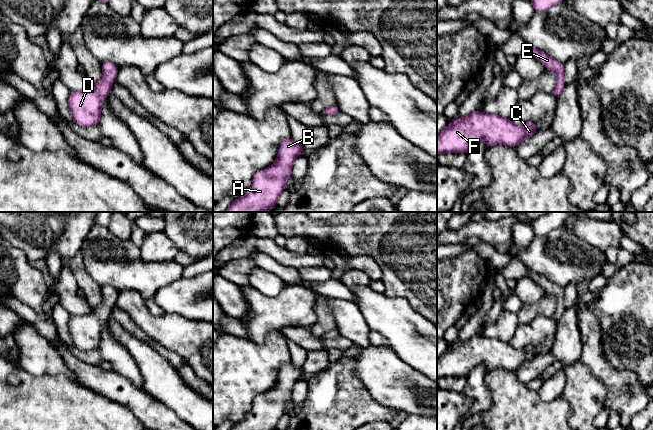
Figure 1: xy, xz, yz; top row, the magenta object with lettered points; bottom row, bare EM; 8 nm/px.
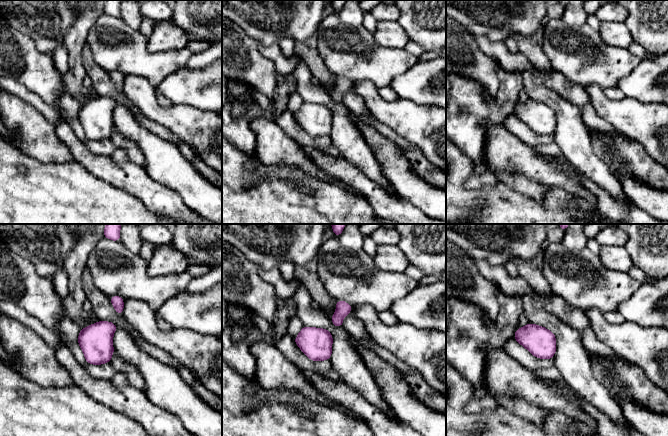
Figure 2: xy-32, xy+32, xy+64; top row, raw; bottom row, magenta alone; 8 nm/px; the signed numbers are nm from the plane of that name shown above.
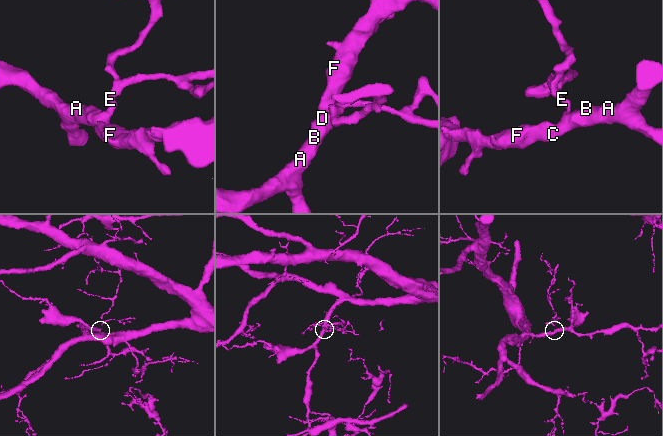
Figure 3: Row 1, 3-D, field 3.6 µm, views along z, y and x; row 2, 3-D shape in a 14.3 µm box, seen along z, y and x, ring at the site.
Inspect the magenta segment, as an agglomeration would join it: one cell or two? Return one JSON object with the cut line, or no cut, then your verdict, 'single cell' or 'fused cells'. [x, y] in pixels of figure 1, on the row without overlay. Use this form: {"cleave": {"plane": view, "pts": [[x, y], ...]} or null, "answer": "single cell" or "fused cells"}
{"cleave": null, "answer": "single cell"}

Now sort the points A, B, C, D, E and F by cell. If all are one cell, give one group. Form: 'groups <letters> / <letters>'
groups A B C D E F

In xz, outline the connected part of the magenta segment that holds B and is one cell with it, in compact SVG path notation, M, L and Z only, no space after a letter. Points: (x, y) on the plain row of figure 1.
M291 361L283 364L275 386L269 392L257 396L253 401L251 412L230 430L276 430L279 419L286 413L287 403L292 400L293 386L300 380L302 374L302 368L294 366Z

